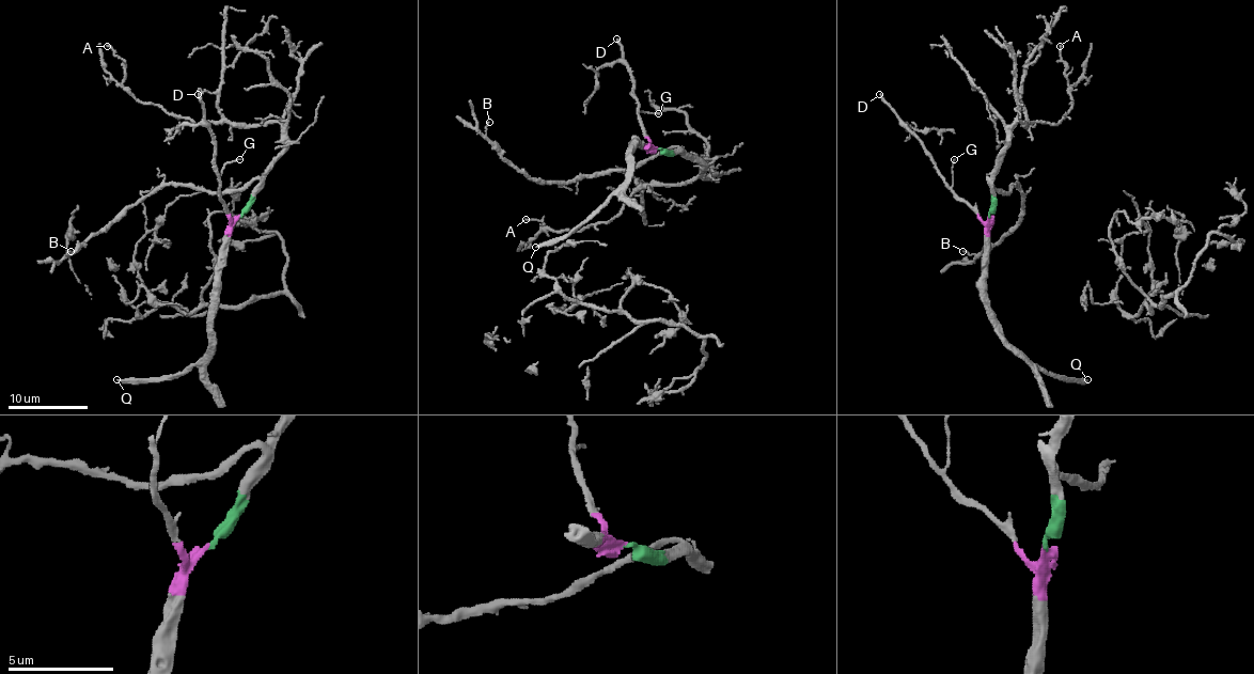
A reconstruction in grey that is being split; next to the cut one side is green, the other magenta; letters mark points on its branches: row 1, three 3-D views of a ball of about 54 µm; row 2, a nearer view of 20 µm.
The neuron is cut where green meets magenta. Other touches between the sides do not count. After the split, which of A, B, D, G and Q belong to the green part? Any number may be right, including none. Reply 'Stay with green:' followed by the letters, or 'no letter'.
Stay with green: A, B

